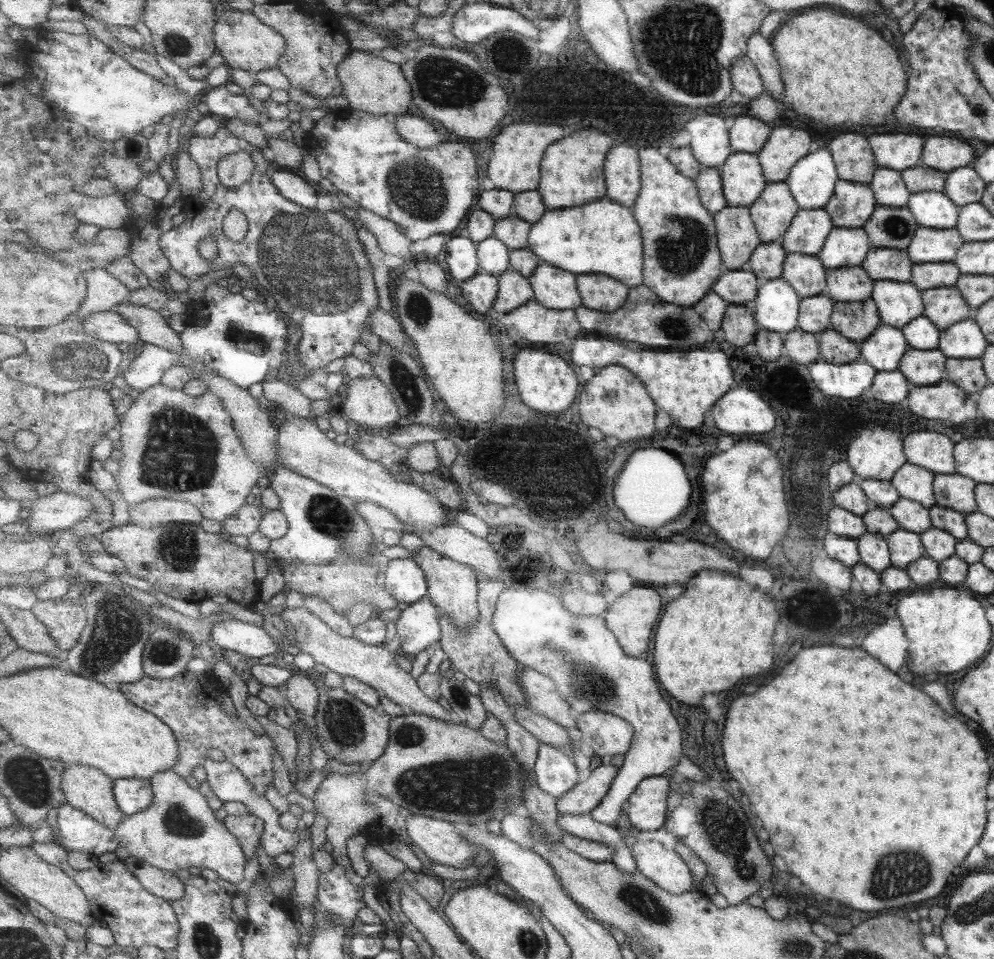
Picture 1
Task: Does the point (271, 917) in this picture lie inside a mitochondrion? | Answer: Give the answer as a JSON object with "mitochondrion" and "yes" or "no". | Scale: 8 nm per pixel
{"mitochondrion":"no"}

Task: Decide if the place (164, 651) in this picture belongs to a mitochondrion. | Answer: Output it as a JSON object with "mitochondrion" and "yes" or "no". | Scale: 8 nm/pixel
{"mitochondrion":"yes"}

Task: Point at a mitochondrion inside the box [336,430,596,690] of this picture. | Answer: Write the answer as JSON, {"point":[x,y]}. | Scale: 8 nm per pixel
{"point":[531,564]}

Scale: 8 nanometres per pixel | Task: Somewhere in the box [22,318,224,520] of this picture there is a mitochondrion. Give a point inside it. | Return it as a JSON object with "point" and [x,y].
{"point":[180,452]}

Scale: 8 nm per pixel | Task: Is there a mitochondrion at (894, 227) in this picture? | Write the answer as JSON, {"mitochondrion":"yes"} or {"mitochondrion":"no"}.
{"mitochondrion":"yes"}

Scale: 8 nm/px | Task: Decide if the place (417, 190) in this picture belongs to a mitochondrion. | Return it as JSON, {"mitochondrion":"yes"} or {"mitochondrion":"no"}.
{"mitochondrion":"yes"}

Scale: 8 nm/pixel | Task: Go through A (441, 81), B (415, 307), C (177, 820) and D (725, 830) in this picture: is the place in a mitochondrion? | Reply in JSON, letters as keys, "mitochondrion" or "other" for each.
{"A":"mitochondrion","B":"mitochondrion","C":"mitochondrion","D":"mitochondrion"}

